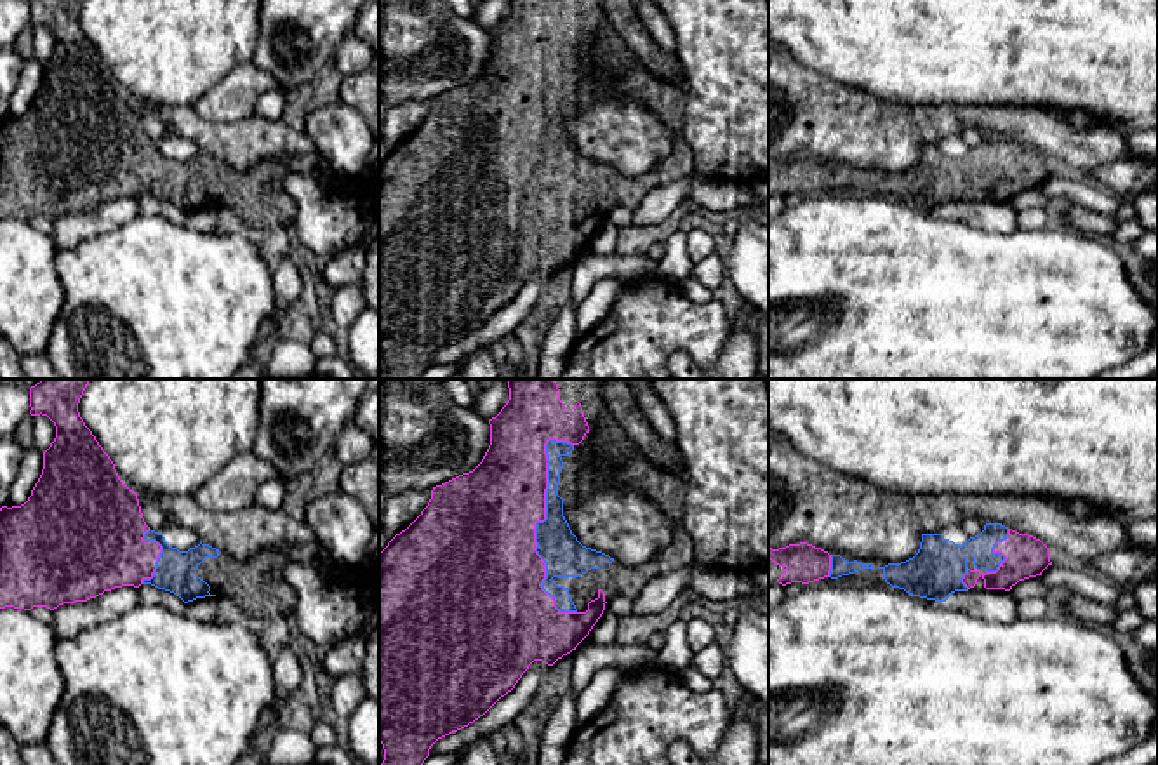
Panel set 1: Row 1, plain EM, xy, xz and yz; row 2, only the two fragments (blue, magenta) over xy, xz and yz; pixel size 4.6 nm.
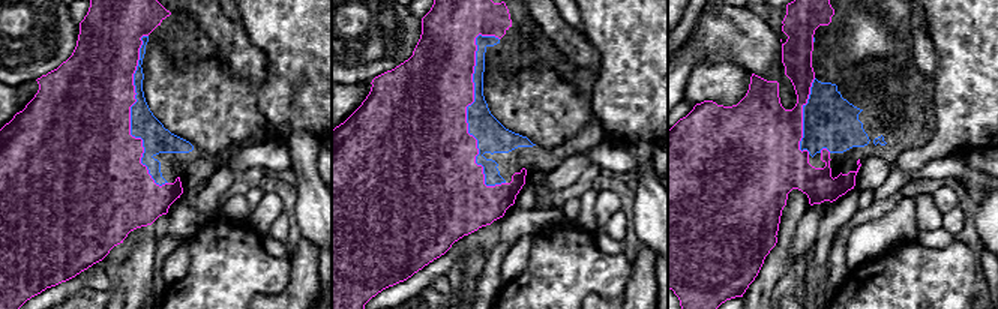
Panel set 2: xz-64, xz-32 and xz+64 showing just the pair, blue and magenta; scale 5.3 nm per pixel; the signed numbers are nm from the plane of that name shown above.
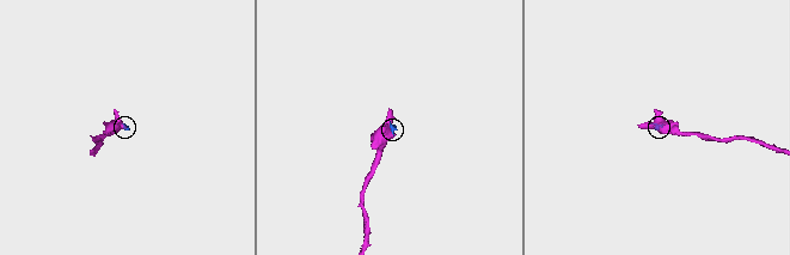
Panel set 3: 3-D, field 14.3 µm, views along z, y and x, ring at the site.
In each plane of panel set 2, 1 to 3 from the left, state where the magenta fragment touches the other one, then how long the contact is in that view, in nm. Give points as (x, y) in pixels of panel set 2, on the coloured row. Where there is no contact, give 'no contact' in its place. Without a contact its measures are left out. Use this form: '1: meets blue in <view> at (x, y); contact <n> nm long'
1: meets blue in xz-64 at (131, 113); contact 800 nm long
2: meets blue in xz-32 at (467, 117); contact 850 nm long
3: meets blue in xz+64 at (803, 119); contact 400 nm long

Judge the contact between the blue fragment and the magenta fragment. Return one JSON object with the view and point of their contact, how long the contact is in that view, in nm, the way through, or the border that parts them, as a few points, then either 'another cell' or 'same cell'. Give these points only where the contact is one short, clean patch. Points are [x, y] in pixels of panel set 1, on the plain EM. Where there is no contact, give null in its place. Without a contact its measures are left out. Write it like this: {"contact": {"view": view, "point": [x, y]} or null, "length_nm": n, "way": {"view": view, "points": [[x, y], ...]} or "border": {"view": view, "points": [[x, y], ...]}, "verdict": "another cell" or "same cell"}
{"contact": {"view": "xz", "point": [536, 141]}, "length_nm": 800, "verdict": "same cell"}

